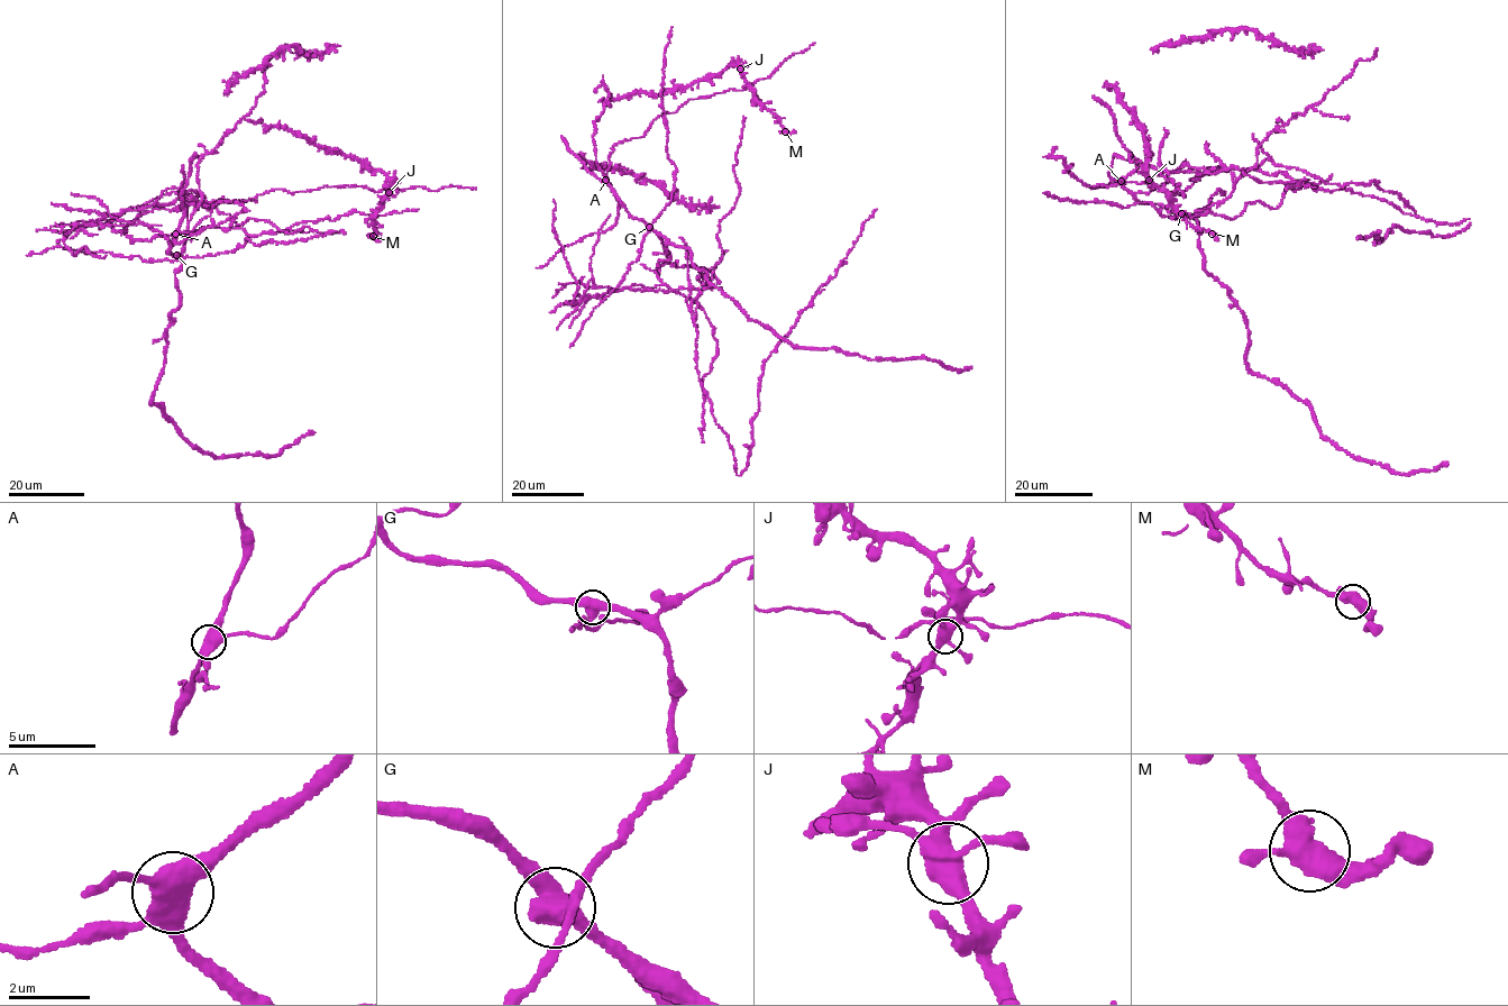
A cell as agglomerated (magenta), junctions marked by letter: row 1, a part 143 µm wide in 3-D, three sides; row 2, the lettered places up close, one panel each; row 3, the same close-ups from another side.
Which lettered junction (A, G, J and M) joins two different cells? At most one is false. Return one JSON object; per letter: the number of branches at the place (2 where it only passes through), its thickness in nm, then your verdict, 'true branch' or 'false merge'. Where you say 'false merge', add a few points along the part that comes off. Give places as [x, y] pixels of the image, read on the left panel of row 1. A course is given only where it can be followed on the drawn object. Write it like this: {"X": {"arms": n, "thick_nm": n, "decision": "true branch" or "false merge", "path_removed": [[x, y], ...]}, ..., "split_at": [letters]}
{"A": {"arms": 4, "thick_nm": 500, "decision": "true branch"}, "G": {"arms": 4, "thick_nm": 480, "decision": "false merge"}, "J": {"arms": 4, "thick_nm": 480, "decision": "true branch"}, "M": {"arms": 3, "thick_nm": 480, "decision": "true branch"}, "split_at": ["G"]}

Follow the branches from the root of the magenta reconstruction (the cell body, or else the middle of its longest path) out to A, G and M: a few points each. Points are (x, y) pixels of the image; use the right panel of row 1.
A: (1167, 170), (1167, 181), (1148, 193), (1131, 193), (1121, 181)
G: (1167, 170), (1166, 182), (1148, 193), (1138, 192), (1135, 198), (1181, 213)
M: (1167, 170), (1148, 193), (1108, 174), (1114, 155), (1153, 166), (1172, 209), (1212, 234)

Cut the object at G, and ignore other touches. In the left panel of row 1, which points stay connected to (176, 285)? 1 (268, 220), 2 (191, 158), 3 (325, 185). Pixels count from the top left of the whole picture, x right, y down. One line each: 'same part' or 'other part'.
1: other part
2: same part
3: same part

